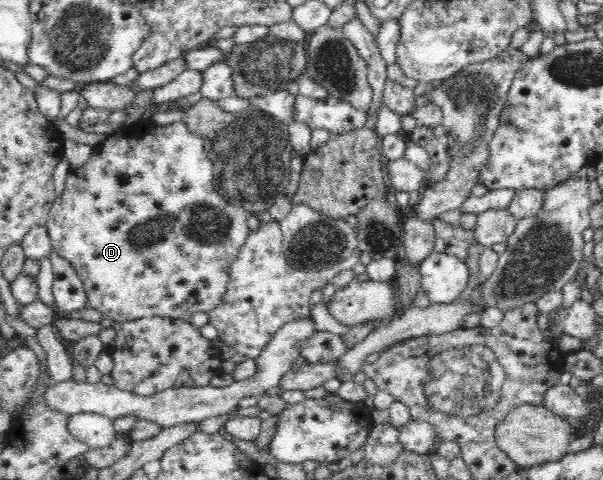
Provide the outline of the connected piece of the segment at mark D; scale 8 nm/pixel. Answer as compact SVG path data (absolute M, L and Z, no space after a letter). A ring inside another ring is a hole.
M145 120L133 126L122 125L118 131L101 141L84 165L78 169L70 169L70 173L66 175L64 191L52 202L45 225L56 255L68 260L74 266L82 278L89 307L102 314L103 318L123 322L141 317L160 316L190 321L196 313L208 313L220 303L225 290L225 281L228 279L227 267L250 231L247 226L250 214L246 209L234 206L220 194L217 170L204 153L203 140L191 134L183 120L170 125L158 125Z

